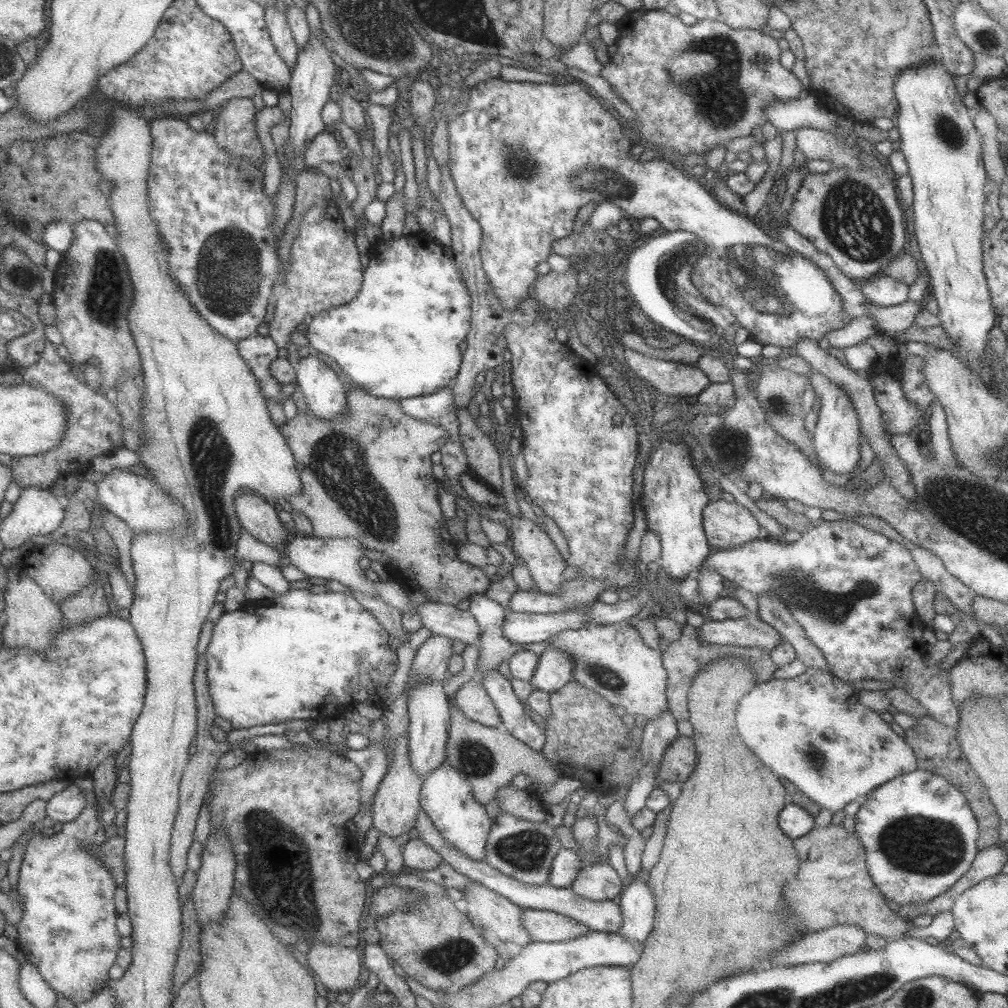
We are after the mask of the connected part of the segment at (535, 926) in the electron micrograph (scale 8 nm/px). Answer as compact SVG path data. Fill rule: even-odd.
M523 909L519 919L535 942L563 942L590 931L569 916L549 910Z

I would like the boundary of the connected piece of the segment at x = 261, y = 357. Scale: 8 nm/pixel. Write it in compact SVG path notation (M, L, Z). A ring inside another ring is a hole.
M259 333L252 334L236 343L239 357L247 364L253 376L257 379L260 391L267 400L273 400L282 404L279 400L279 387L277 379L269 373L269 364L278 357L275 342L270 336L262 336Z

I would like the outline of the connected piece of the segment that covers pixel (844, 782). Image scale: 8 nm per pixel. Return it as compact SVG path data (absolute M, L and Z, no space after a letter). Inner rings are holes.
M806 668L805 671L793 678L777 679L771 678L768 682L755 685L752 690L745 694L735 707L735 725L739 737L742 738L745 746L749 750L753 750L753 754L773 770L773 774L777 774L779 778L787 778L793 786L797 788L815 804L819 804L820 808L825 808L829 812L837 812L841 810L845 804L851 800L860 800L867 793L875 790L881 784L885 784L888 780L899 776L900 774L907 774L913 770L918 769L916 764L916 757L911 751L911 748L903 740L903 737L897 736L895 732L891 731L888 724L879 718L879 713L871 711L869 708L862 706L858 702L858 690L851 686L851 684L833 676L830 670L819 670L819 668Z

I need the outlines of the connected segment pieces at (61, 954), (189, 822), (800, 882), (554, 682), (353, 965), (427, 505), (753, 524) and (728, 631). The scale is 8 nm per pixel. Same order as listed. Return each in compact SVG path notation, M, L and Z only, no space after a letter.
M91 776L75 777L72 784L77 784L87 799L83 810L71 822L62 823L61 830L49 838L41 838L39 829L30 833L30 825L23 833L28 832L30 838L25 844L22 862L18 872L18 896L24 909L21 910L20 921L15 924L18 936L14 939L19 950L23 951L27 961L39 972L42 979L56 992L76 1005L89 1000L97 994L109 980L108 970L115 964L117 951L120 949L121 936L115 929L117 913L113 906L113 890L117 888L111 871L97 861L83 844L101 844L105 838L105 829L100 822L100 812L95 806L93 781Z
M204 654L196 656L195 670L192 678L194 685L194 698L196 705L196 738L194 739L194 749L188 764L184 767L184 772L180 778L180 785L178 790L178 809L175 815L174 824L172 827L170 842L169 842L169 868L171 874L178 880L182 878L185 870L187 870L186 854L189 846L194 842L194 829L196 828L196 819L198 818L201 804L205 799L205 794L209 791L209 782L211 774L213 774L217 767L219 758L229 751L232 747L226 741L215 741L210 736L211 727L214 725L216 715L210 695L208 694L208 687L206 684L206 660Z
M815 826L808 834L797 839L792 839L797 858L799 858L799 868L797 876L785 884L783 894L787 896L785 902L789 904L791 912L795 918L801 922L801 926L810 933L821 928L829 928L835 925L853 925L863 929L863 932L883 937L886 940L892 938L907 937L907 930L911 928L911 920L906 920L893 913L887 906L883 895L873 884L867 872L866 854L864 846L859 842L855 833L847 833L841 826L825 826L819 828Z
M547 646L537 658L531 684L535 690L556 692L573 679L573 661L563 649Z
M315 941L305 955L308 970L328 992L354 992L353 988L364 971L356 949Z
M354 383L346 388L345 401L347 412L339 420L321 420L307 409L305 413L297 414L278 425L295 462L303 465L299 472L302 492L298 496L287 498L292 510L301 512L309 519L312 536L359 538L365 548L389 556L385 559L389 580L413 582L414 586L421 586L425 598L431 602L455 605L473 593L484 593L493 579L488 578L479 567L463 562L457 556L439 506L439 480L431 474L429 456L441 448L449 434L441 426L403 414L397 400L371 396Z
M709 501L702 510L703 532L714 550L735 548L759 538L760 526L748 509L734 501Z
M745 614L738 619L708 620L695 627L701 641L718 645L765 648L770 651L783 639L771 626Z

